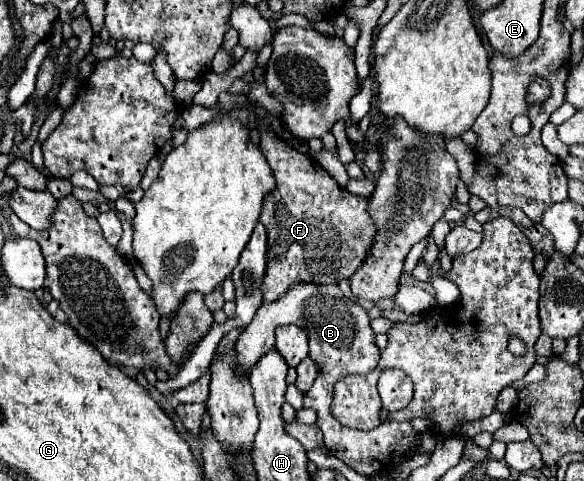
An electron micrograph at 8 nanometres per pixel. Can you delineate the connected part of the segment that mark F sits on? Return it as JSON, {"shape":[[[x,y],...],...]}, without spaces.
{"shape":[[[273,131],[261,133],[261,153],[265,155],[277,183],[275,189],[265,195],[259,219],[267,229],[267,275],[263,277],[263,303],[281,299],[295,283],[329,285],[349,279],[365,263],[367,251],[375,239],[377,227],[367,209],[369,199],[339,187],[337,181],[313,157],[299,153]]]}

